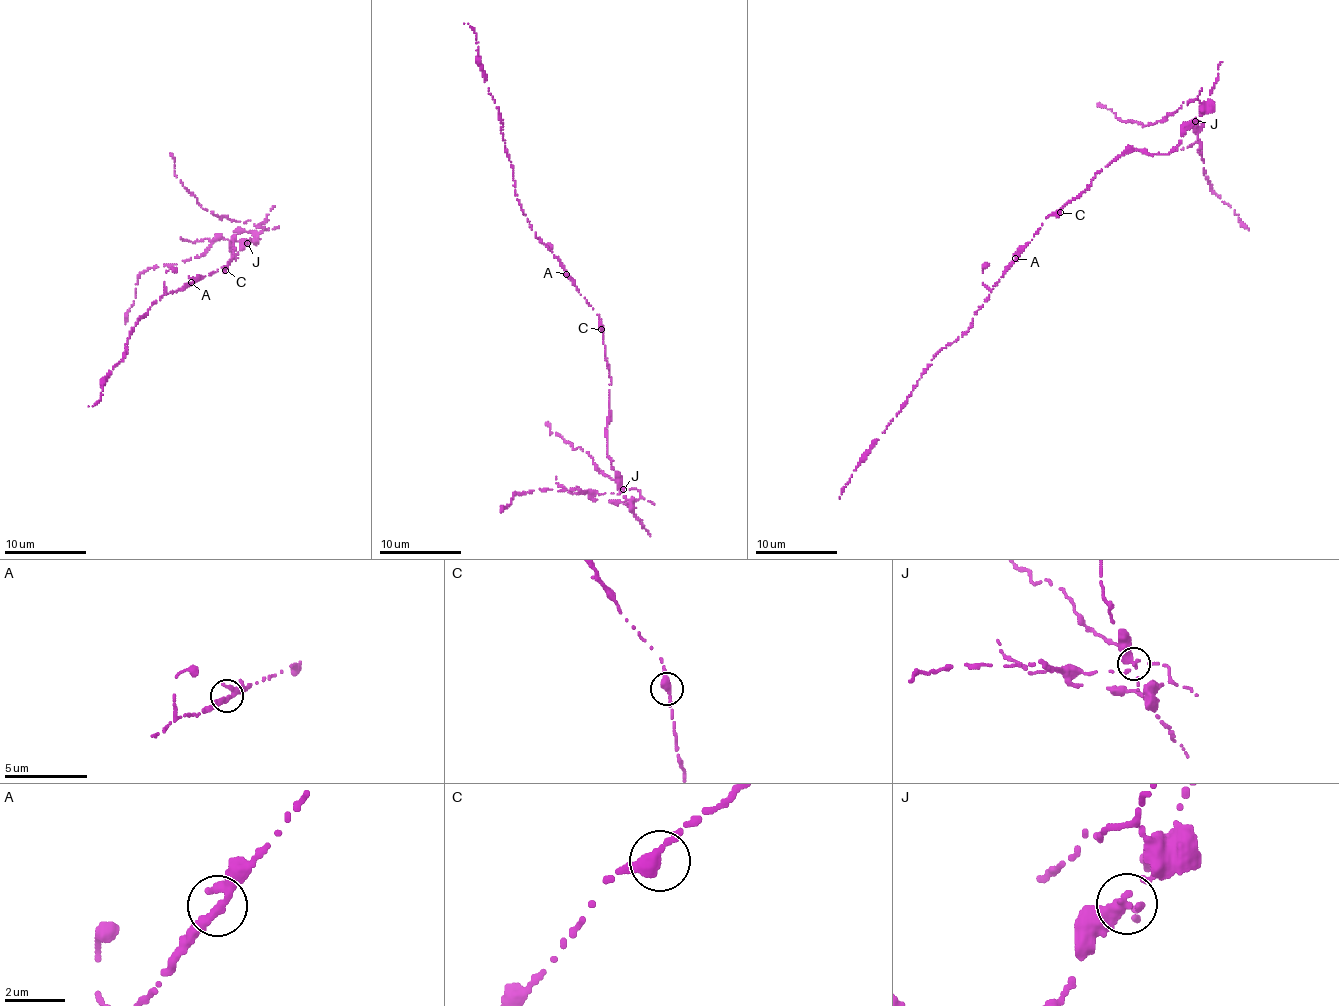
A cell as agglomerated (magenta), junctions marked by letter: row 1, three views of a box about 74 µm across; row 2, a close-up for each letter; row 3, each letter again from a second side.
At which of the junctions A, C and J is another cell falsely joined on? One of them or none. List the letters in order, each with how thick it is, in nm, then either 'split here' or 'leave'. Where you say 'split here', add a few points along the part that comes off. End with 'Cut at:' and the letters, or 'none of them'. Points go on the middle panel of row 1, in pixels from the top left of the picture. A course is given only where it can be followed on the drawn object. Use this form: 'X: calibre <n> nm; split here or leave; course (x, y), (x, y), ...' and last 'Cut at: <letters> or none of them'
A: calibre 240 nm; leave
C: calibre 320 nm; leave
J: calibre 320 nm; split here; course (623, 489), (632, 501), (640, 498), (640, 492), (611, 479), (591, 455), (550, 434), (546, 423)
Cut at: J

